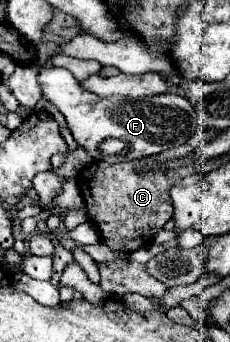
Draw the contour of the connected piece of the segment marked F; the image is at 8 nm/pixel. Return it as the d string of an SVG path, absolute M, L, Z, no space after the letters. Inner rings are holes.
M41 68L39 86L43 100L51 102L67 120L67 126L79 146L83 146L93 160L129 162L133 158L153 156L163 150L185 144L199 128L199 116L185 96L175 92L147 96L147 98L99 98L85 92L73 74L65 68Z

